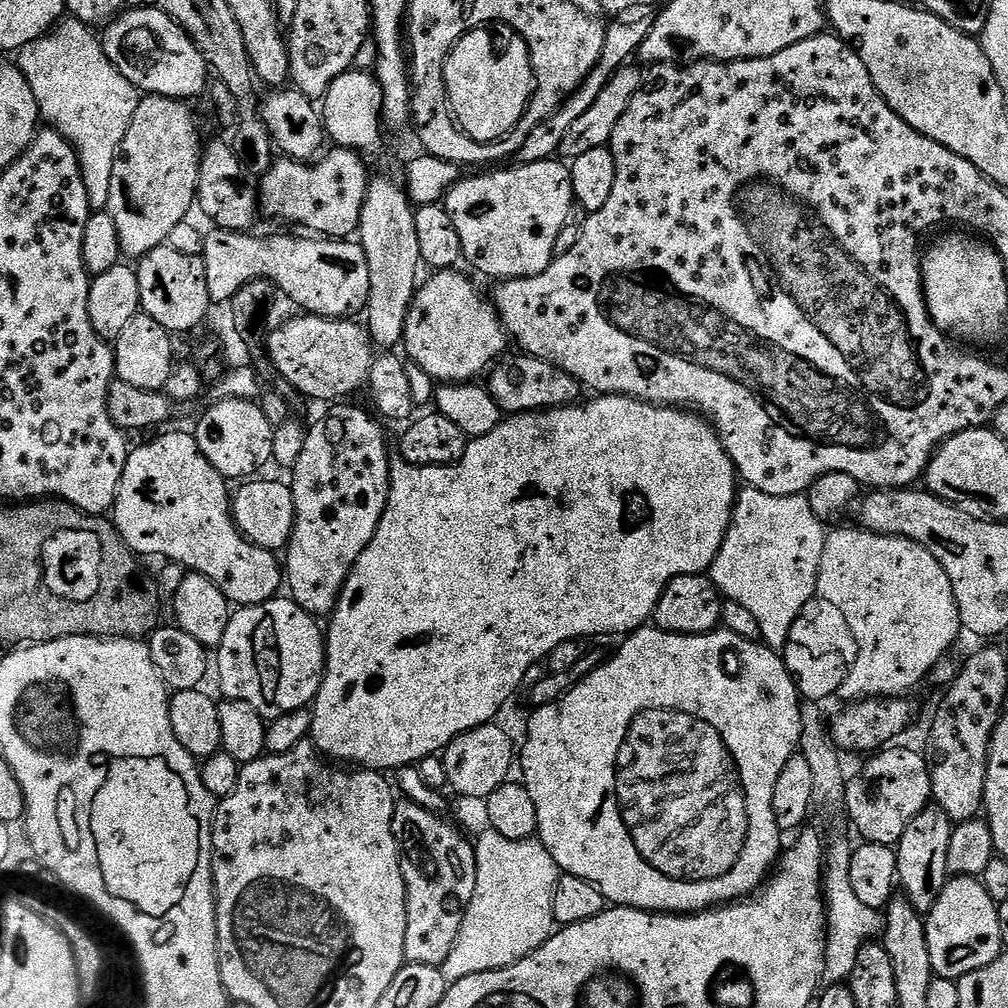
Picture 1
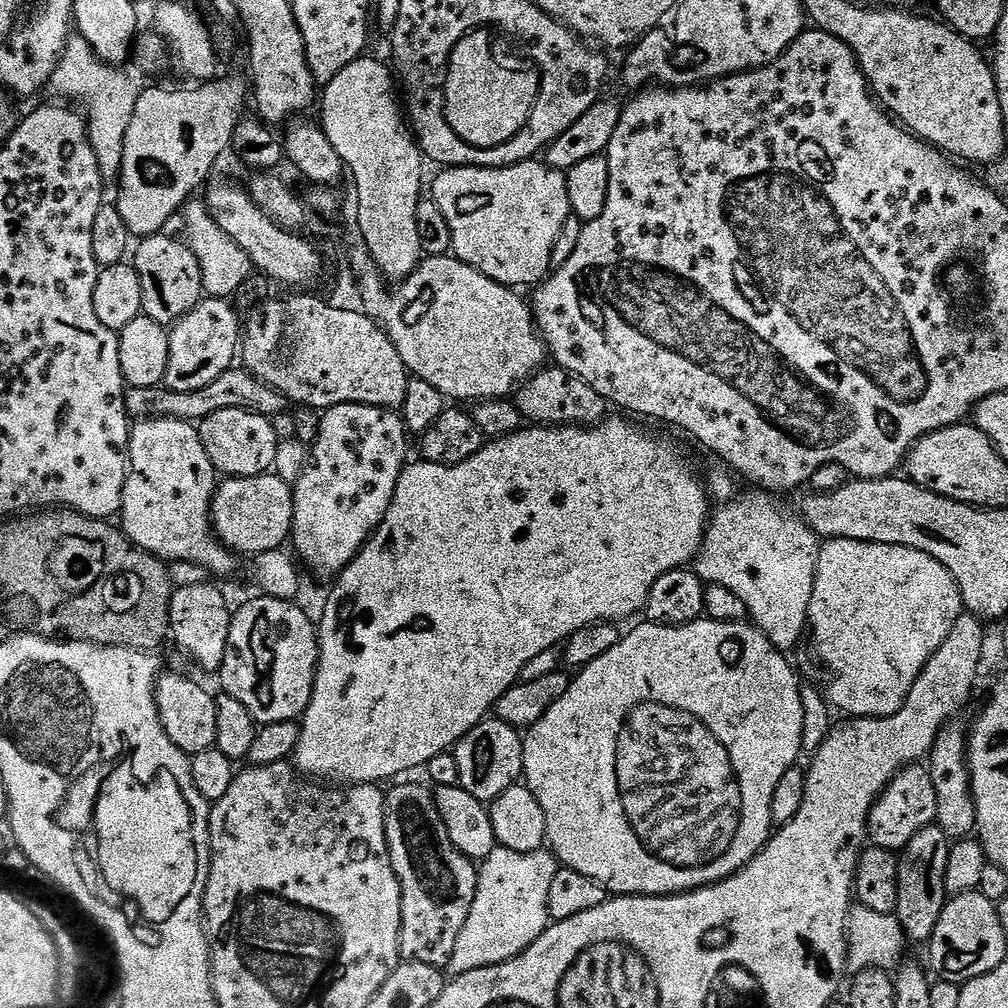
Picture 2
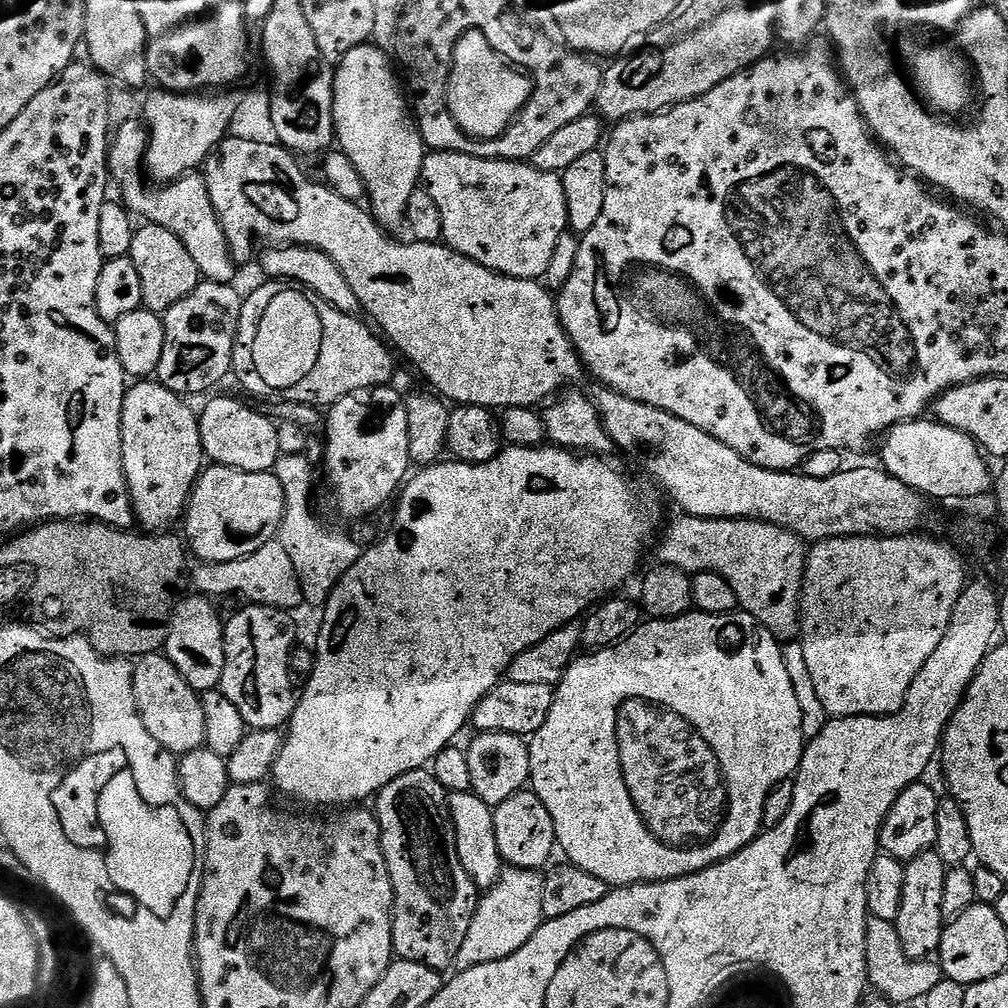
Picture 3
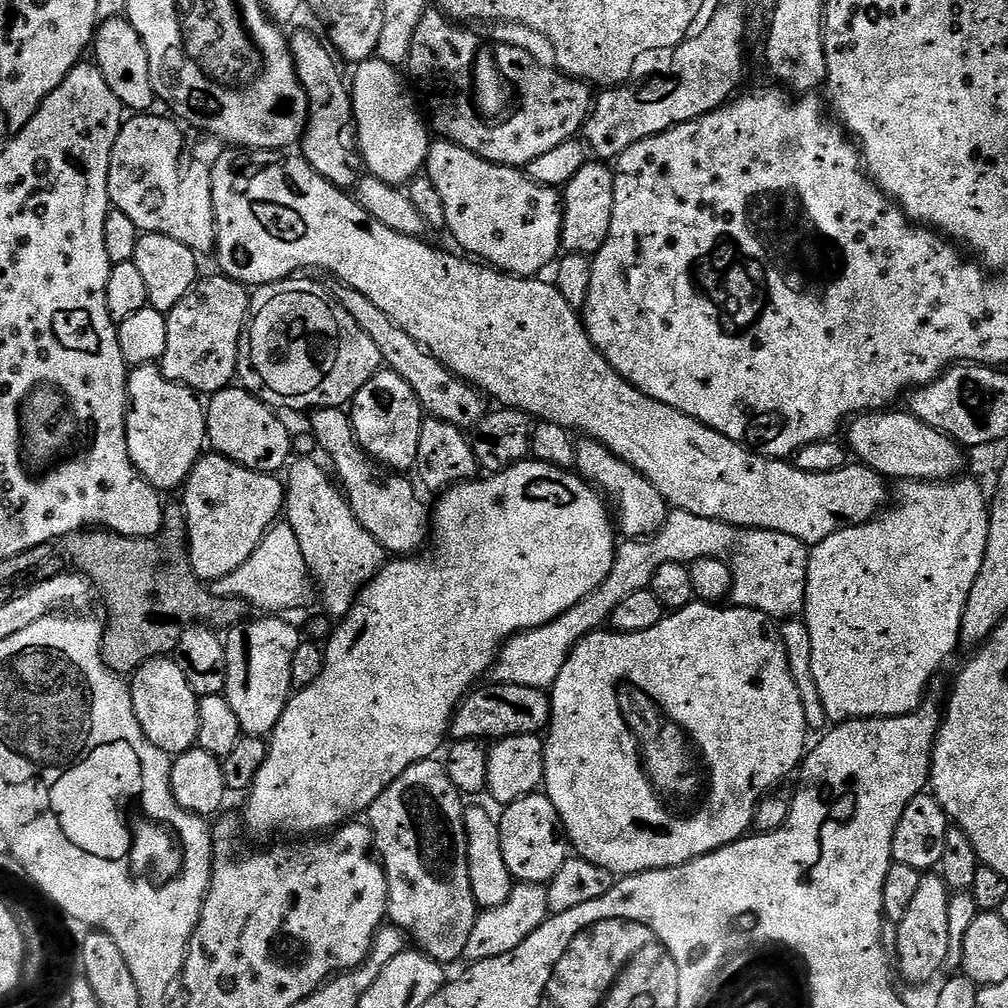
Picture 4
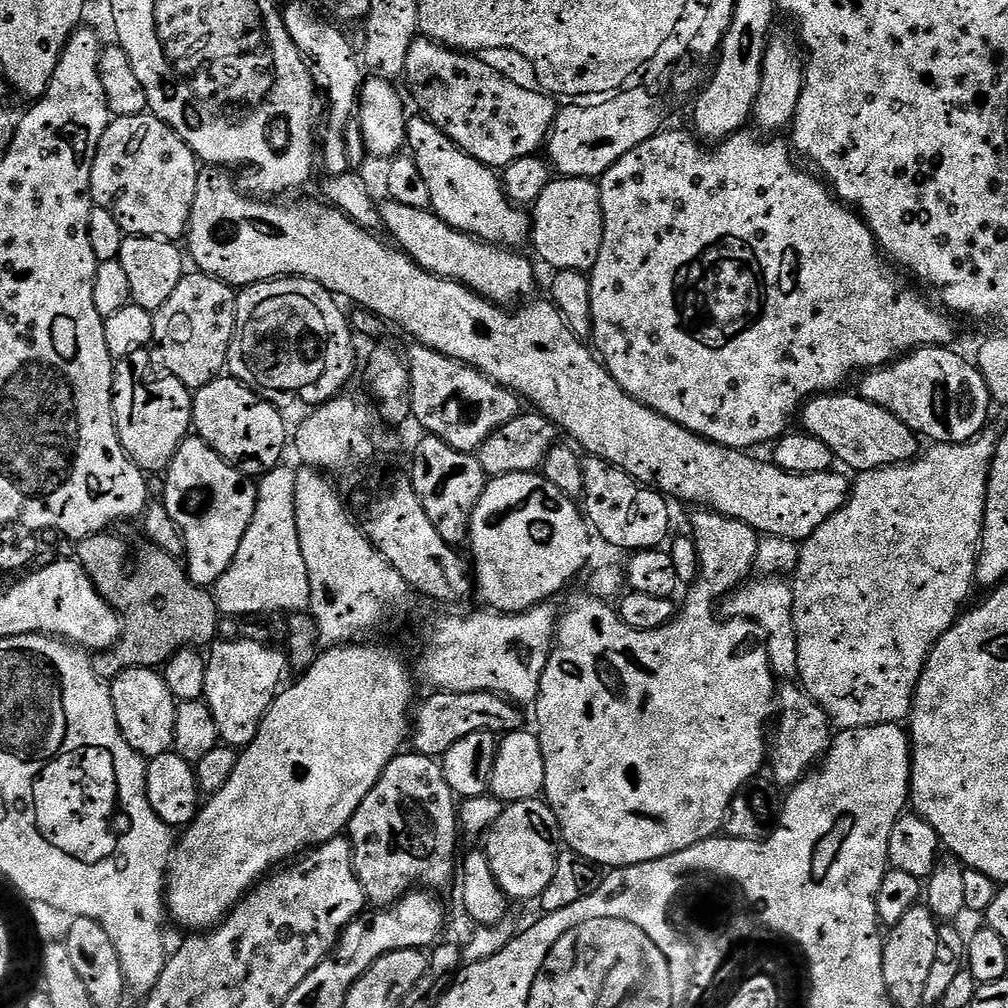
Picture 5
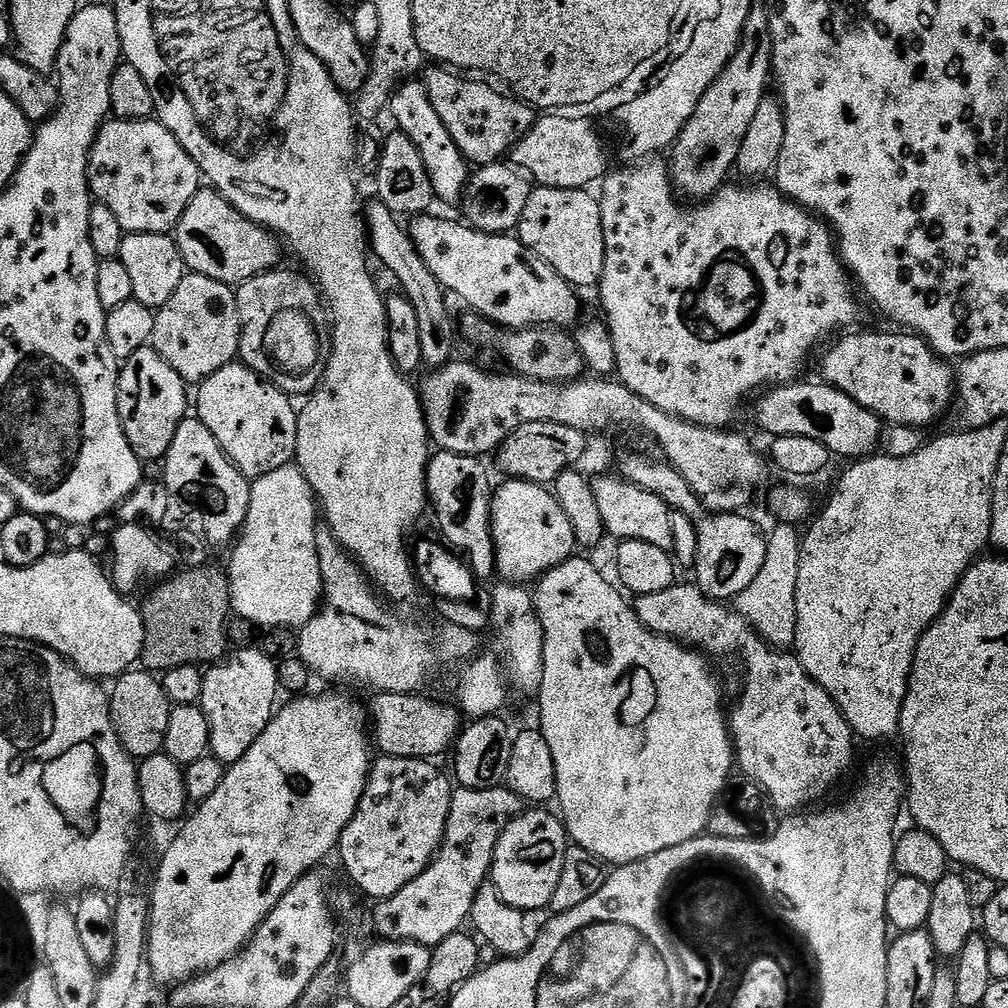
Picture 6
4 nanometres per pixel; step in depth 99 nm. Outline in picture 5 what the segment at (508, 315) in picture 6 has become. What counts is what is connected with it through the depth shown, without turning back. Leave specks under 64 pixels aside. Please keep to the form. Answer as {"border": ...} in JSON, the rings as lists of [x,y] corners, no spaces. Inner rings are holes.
{"border":[[[396,204],[394,210],[397,220],[389,219],[387,230],[389,228],[396,235],[395,243],[428,272],[458,280],[478,295],[501,306],[519,305],[533,295],[531,292],[536,288],[536,272],[526,257],[516,253],[519,251],[467,236],[465,232],[452,228],[442,218],[438,218],[428,208],[414,209]]]}

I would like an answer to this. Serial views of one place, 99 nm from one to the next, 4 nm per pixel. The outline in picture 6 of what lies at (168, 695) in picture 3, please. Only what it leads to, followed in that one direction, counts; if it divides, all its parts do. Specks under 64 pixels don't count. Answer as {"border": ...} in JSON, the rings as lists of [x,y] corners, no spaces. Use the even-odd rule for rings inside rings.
{"border":[[[129,670],[115,677],[112,688],[110,715],[112,728],[124,751],[133,758],[155,756],[164,747],[165,726],[170,711],[170,701],[161,681],[148,670]]]}

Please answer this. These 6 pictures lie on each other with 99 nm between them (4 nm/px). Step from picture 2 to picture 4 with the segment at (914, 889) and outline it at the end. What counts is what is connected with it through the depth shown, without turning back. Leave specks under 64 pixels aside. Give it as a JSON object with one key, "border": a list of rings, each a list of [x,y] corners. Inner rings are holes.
{"border":[[[924,874],[917,879],[912,896],[904,907],[904,913],[899,916],[896,928],[896,972],[908,984],[920,984],[927,976],[935,974],[940,963],[948,954],[949,935],[944,933],[944,925],[948,923],[948,901],[949,891],[939,876],[935,874]]]}

